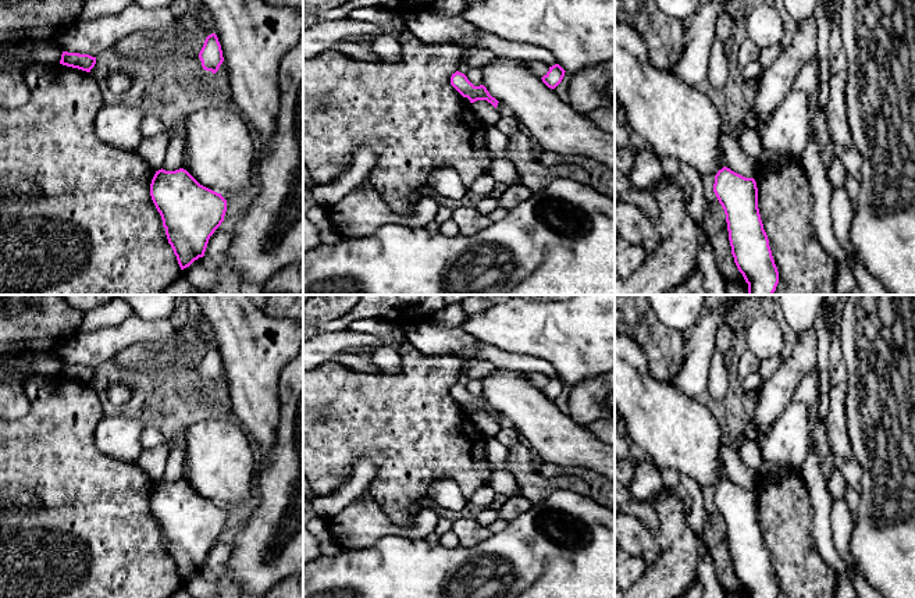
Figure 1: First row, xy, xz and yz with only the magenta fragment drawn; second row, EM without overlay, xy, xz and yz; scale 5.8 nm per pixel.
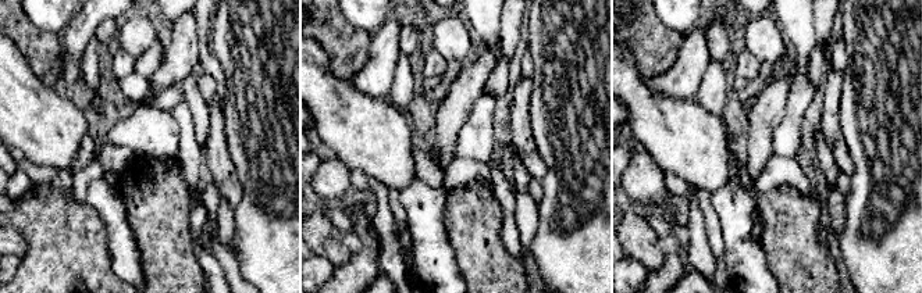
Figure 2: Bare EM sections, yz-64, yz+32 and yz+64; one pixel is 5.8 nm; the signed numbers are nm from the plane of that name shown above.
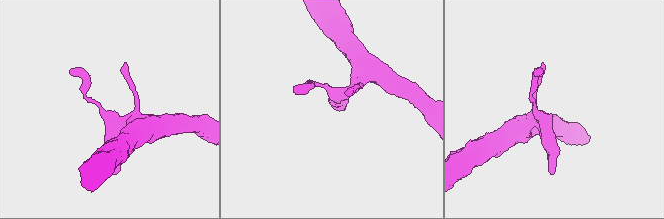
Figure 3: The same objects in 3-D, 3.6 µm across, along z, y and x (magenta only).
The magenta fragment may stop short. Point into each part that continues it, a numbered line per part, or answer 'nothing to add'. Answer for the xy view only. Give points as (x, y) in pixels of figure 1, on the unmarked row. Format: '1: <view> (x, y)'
nothing to add

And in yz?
nothing to add

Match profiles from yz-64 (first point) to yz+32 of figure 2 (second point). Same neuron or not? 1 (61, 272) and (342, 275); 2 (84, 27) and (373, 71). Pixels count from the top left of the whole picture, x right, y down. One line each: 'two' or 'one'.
1: one
2: one

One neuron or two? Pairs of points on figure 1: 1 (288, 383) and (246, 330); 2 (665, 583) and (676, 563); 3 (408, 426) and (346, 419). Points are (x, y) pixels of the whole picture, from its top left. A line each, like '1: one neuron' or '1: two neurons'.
1: two neurons
2: one neuron
3: one neuron

